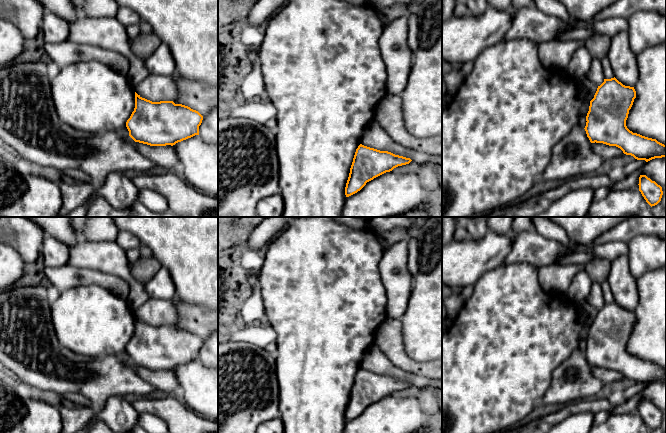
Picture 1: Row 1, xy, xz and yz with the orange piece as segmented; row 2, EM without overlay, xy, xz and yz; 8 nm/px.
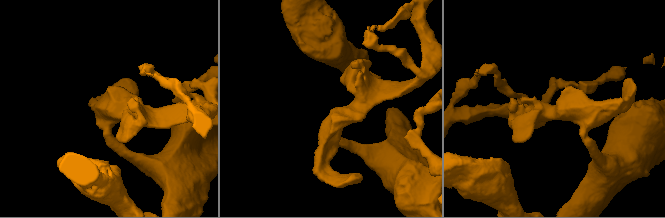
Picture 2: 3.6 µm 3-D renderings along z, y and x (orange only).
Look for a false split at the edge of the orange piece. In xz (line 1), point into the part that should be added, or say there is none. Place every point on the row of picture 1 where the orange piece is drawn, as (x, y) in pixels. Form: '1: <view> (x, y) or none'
1: none

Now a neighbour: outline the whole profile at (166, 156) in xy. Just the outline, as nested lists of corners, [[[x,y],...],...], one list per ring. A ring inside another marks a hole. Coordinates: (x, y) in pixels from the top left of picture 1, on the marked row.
[[[135,142],[135,147],[144,157],[164,168],[180,170],[180,163],[174,146],[150,146]]]

